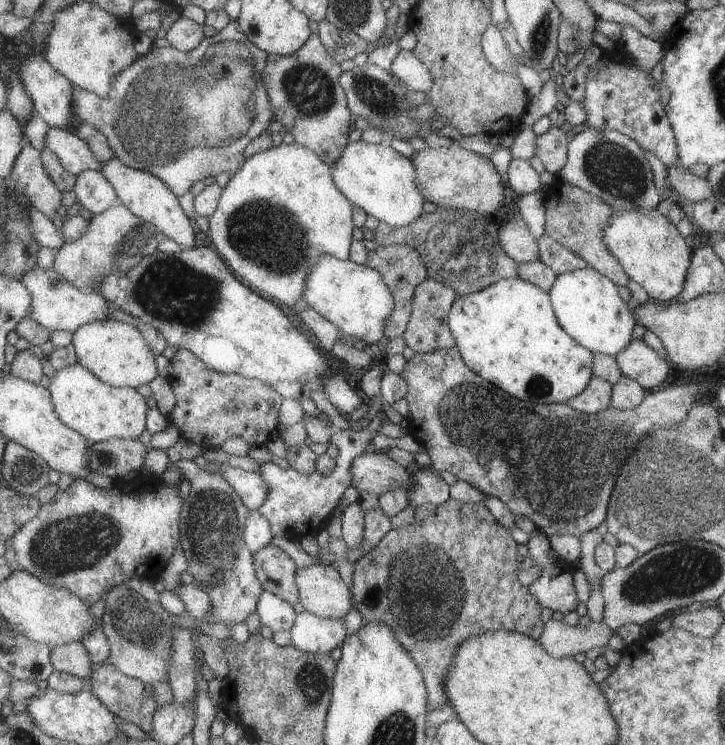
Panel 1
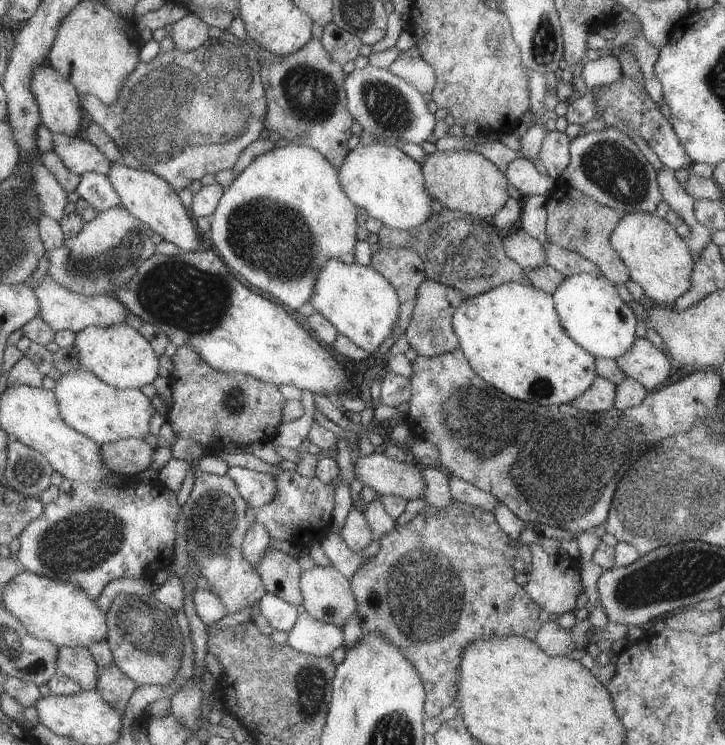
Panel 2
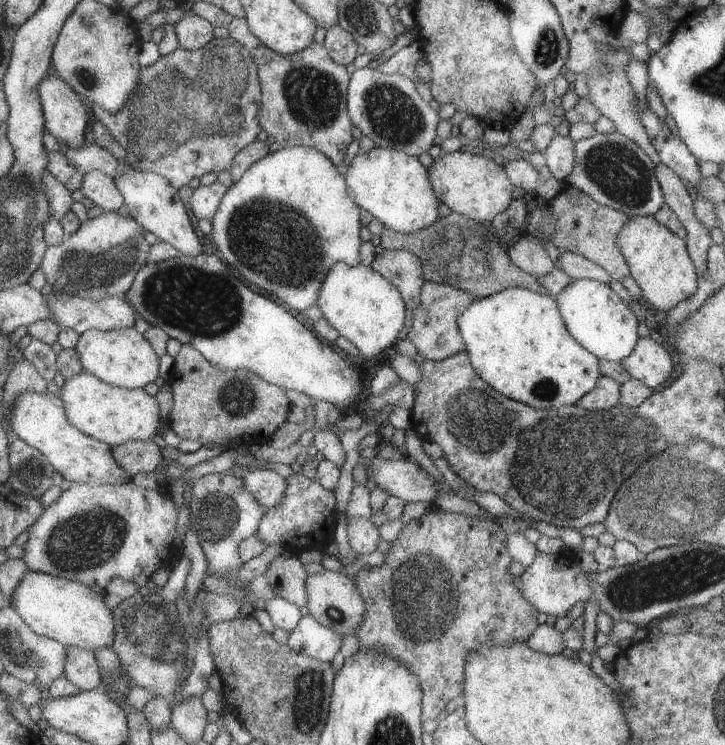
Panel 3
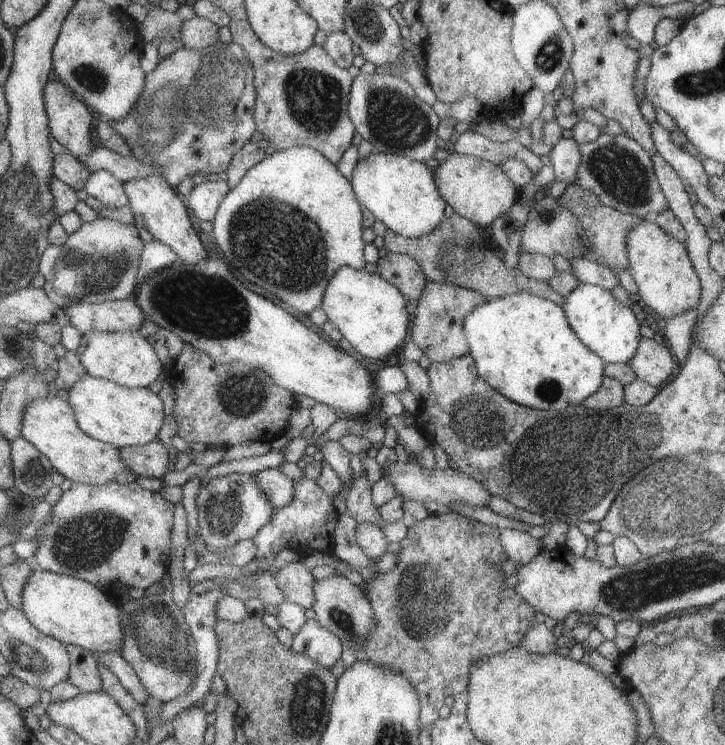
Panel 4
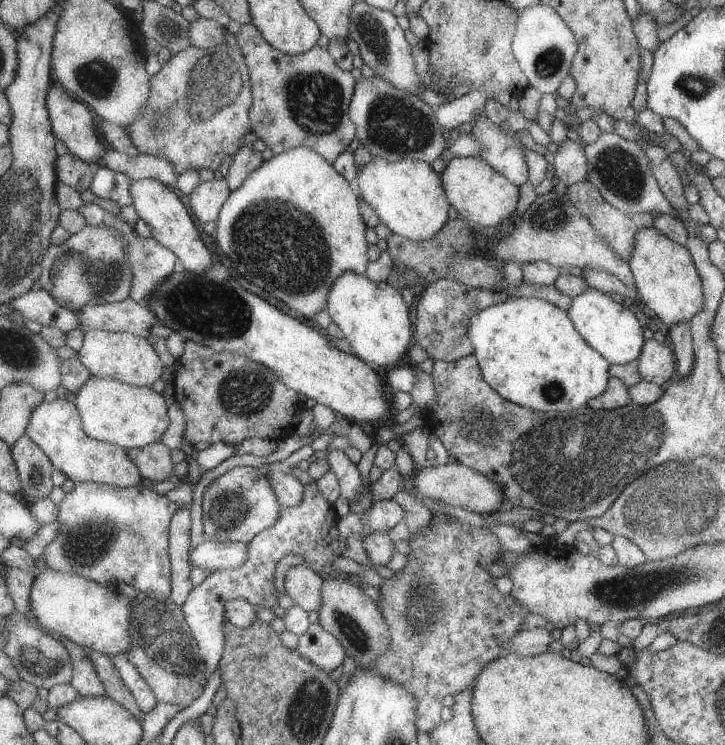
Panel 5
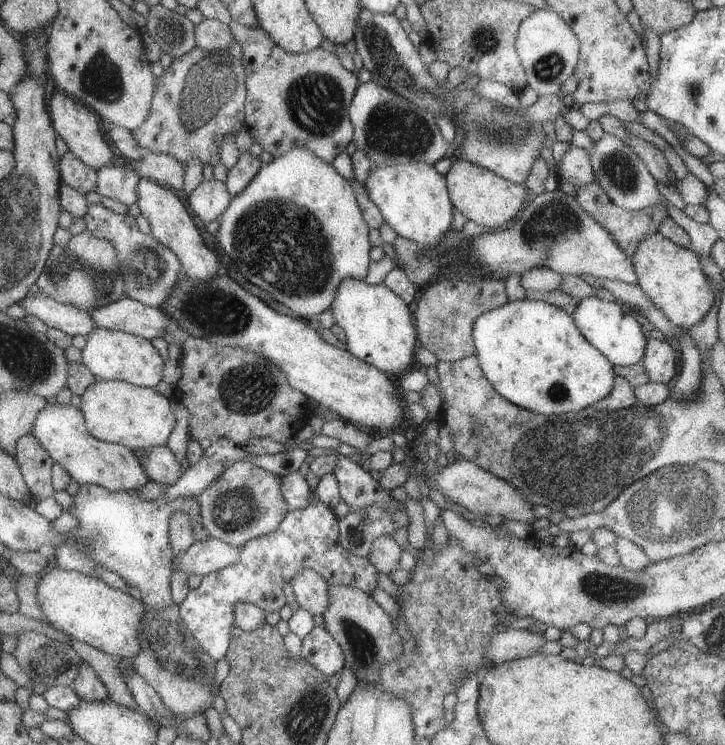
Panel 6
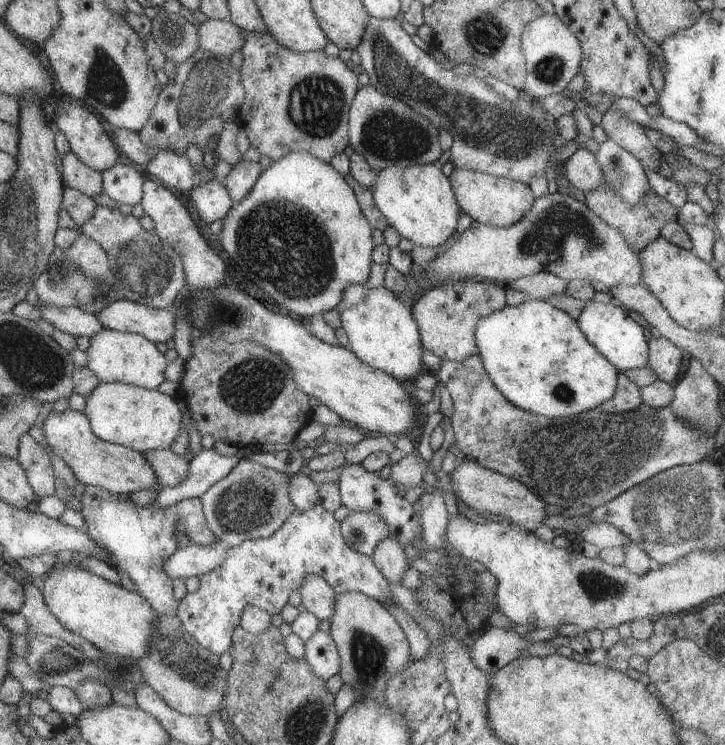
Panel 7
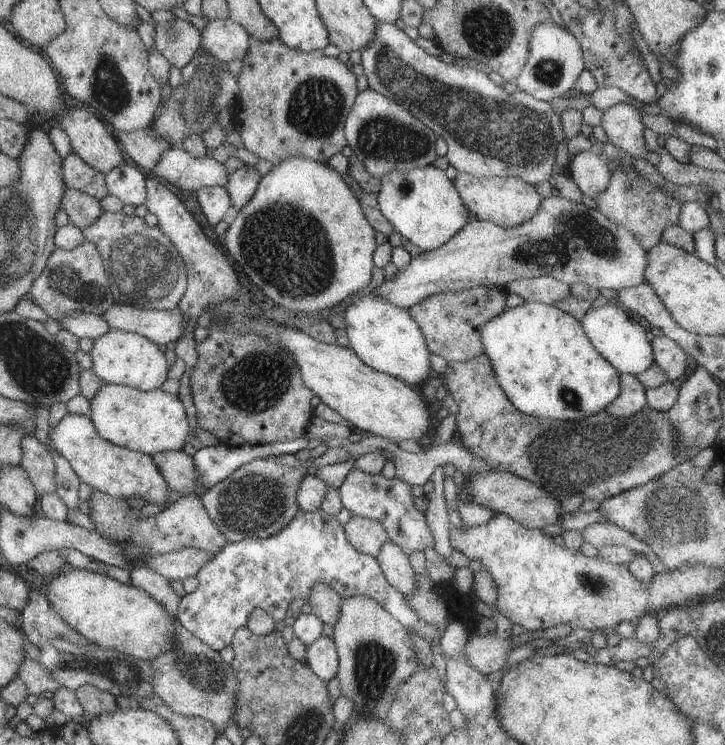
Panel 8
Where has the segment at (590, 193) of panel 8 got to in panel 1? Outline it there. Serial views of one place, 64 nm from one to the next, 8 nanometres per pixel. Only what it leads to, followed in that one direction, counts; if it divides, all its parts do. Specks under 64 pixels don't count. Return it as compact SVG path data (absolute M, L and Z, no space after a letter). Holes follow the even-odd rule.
M552 126L535 138L535 156L539 158L544 170L554 176L565 164L567 156L567 136L559 127Z

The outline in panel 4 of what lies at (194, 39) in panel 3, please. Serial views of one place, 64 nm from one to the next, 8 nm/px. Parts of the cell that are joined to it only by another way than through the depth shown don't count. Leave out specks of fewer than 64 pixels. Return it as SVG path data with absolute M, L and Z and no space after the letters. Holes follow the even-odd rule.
M199 16L182 21L181 28L179 28L181 45L183 48L190 48L191 50L215 45L218 41L217 29L218 26Z

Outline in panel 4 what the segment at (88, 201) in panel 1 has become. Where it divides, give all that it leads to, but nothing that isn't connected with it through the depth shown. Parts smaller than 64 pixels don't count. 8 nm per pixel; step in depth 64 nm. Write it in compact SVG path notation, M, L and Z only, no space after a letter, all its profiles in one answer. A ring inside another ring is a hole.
M105 170L90 172L83 188L88 196L95 198L105 208L121 208L127 204L123 183Z

